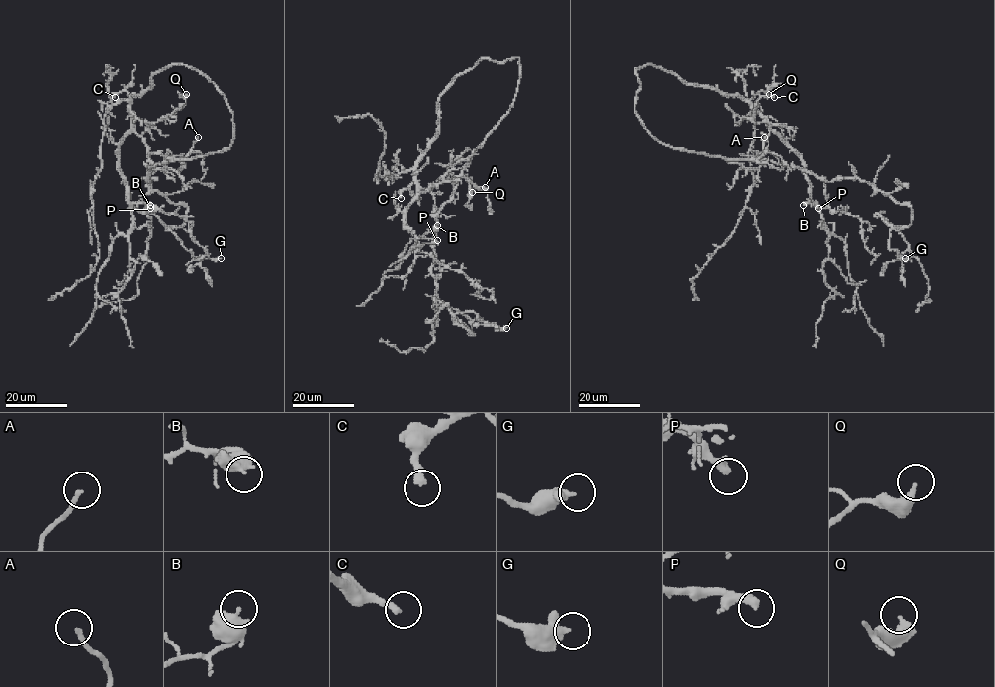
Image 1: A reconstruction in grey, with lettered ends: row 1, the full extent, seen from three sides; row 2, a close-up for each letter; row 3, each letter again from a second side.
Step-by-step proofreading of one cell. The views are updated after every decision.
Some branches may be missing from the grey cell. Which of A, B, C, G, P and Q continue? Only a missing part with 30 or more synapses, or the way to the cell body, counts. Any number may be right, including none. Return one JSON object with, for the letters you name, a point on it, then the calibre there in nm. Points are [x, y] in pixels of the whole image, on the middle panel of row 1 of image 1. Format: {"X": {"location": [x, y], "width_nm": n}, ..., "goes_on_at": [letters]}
{"C": {"location": [401, 198], "width_nm": 280}, "P": {"location": [437, 240], "width_nm": 360}, "goes_on_at": ["C", "P"]}

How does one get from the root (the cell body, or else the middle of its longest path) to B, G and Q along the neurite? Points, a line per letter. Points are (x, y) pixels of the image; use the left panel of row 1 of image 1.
B: (162, 164), (175, 159), (150, 152), (132, 130), (120, 144), (118, 169), (127, 198), (150, 205)
G: (162, 164), (150, 167), (149, 187), (187, 208), (186, 222), (168, 228), (194, 256), (221, 258)
Q: (162, 164), (175, 159), (150, 152), (135, 130), (134, 122), (166, 119), (183, 106), (186, 94)

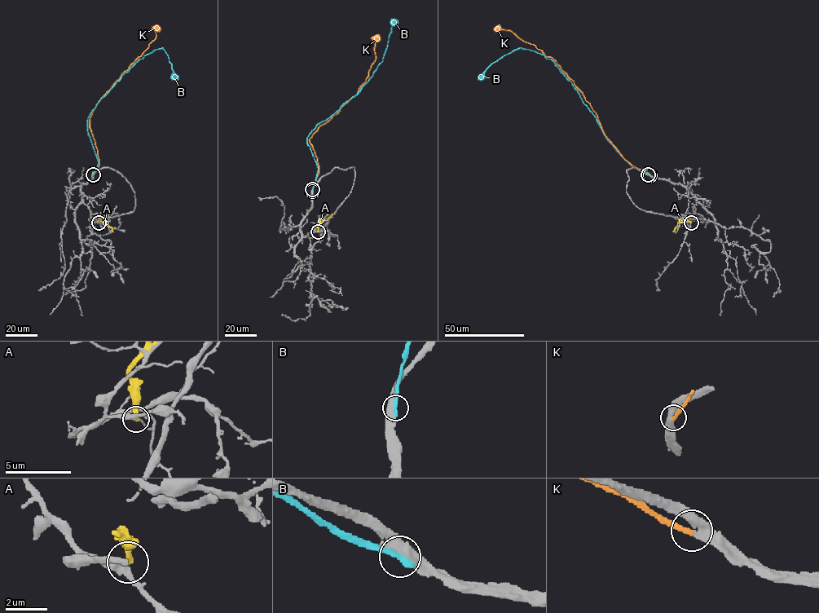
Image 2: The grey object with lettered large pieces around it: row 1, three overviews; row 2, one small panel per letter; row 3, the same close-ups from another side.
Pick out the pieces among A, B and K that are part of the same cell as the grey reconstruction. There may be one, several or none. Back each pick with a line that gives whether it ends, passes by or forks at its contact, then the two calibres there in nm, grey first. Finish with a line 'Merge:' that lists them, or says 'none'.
K: it ends; calibres 420 and 240 nm
Merge: K

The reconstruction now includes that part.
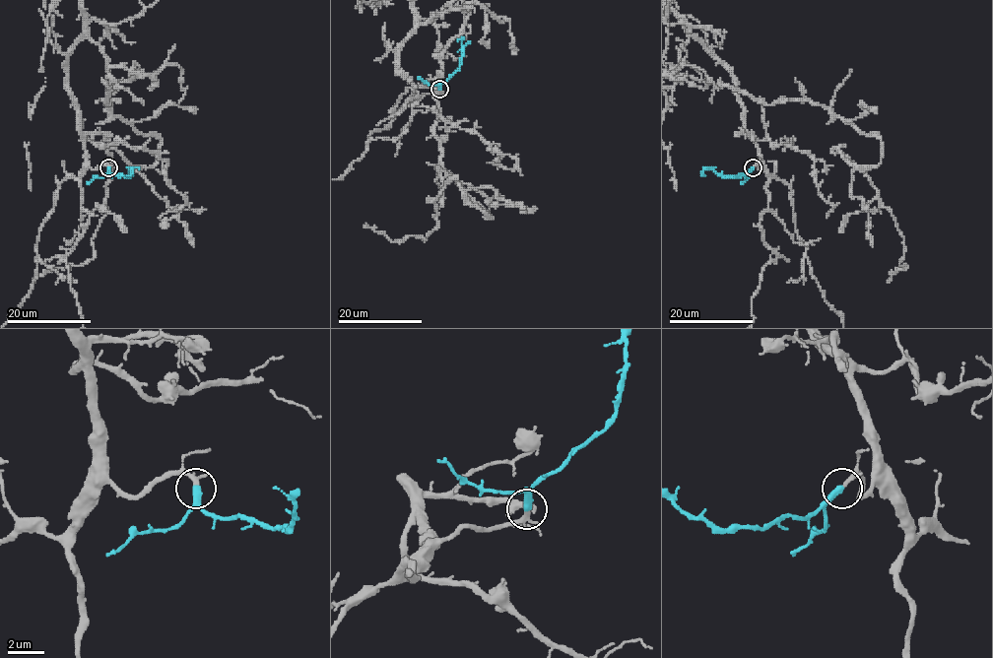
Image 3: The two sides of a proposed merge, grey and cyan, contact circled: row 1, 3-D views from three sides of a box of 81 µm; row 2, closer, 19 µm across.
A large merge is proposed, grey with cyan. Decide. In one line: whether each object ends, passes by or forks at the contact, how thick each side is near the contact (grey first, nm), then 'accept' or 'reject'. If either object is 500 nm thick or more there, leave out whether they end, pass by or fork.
grey ends there; cyan ends there; 280 nm thick on the grey side, 400 nm on the other; accept

